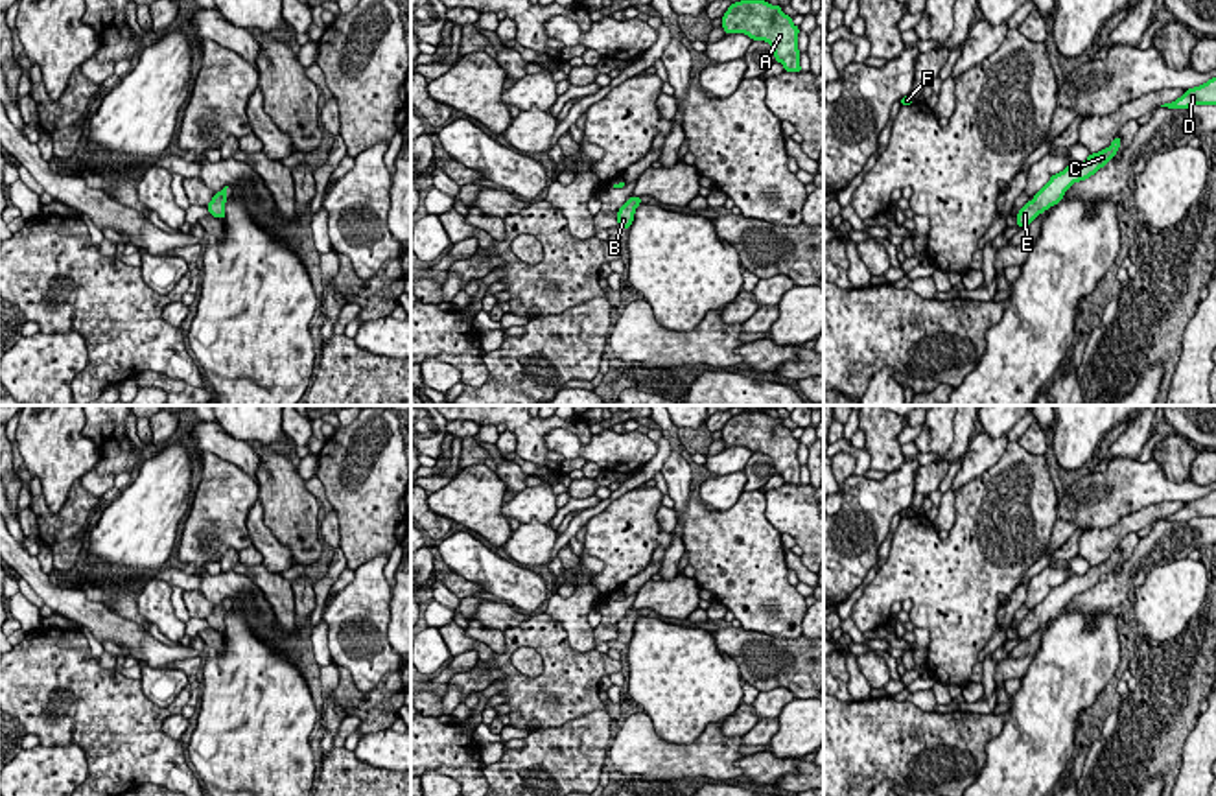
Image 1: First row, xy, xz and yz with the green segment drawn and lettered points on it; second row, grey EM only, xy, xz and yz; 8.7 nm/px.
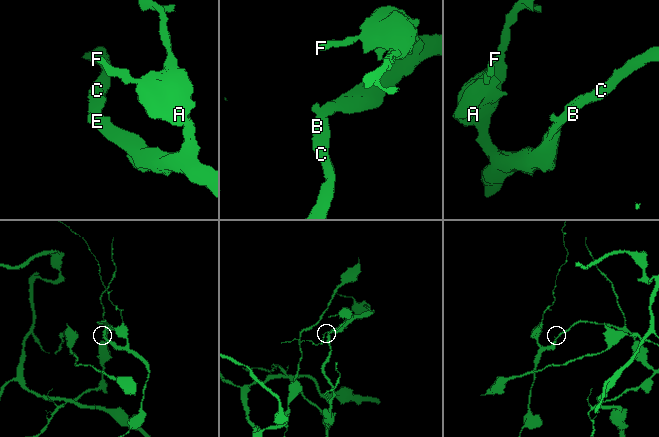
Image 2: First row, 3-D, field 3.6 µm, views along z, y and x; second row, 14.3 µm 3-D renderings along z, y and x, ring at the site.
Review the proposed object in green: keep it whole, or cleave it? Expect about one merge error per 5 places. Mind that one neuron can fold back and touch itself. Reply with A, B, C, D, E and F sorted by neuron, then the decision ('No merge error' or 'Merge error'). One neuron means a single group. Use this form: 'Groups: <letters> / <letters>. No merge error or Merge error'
Groups: A B C D E F. No merge error

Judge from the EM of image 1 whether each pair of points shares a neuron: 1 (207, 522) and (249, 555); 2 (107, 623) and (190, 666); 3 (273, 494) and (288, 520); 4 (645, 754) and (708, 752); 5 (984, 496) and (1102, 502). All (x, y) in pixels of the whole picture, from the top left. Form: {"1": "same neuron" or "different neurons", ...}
{"1": "different neurons", "2": "different neurons", "3": "same neuron", "4": "same neuron", "5": "different neurons"}

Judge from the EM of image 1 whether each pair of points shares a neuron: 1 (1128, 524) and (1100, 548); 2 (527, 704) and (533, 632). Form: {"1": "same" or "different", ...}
{"1": "same", "2": "same"}

